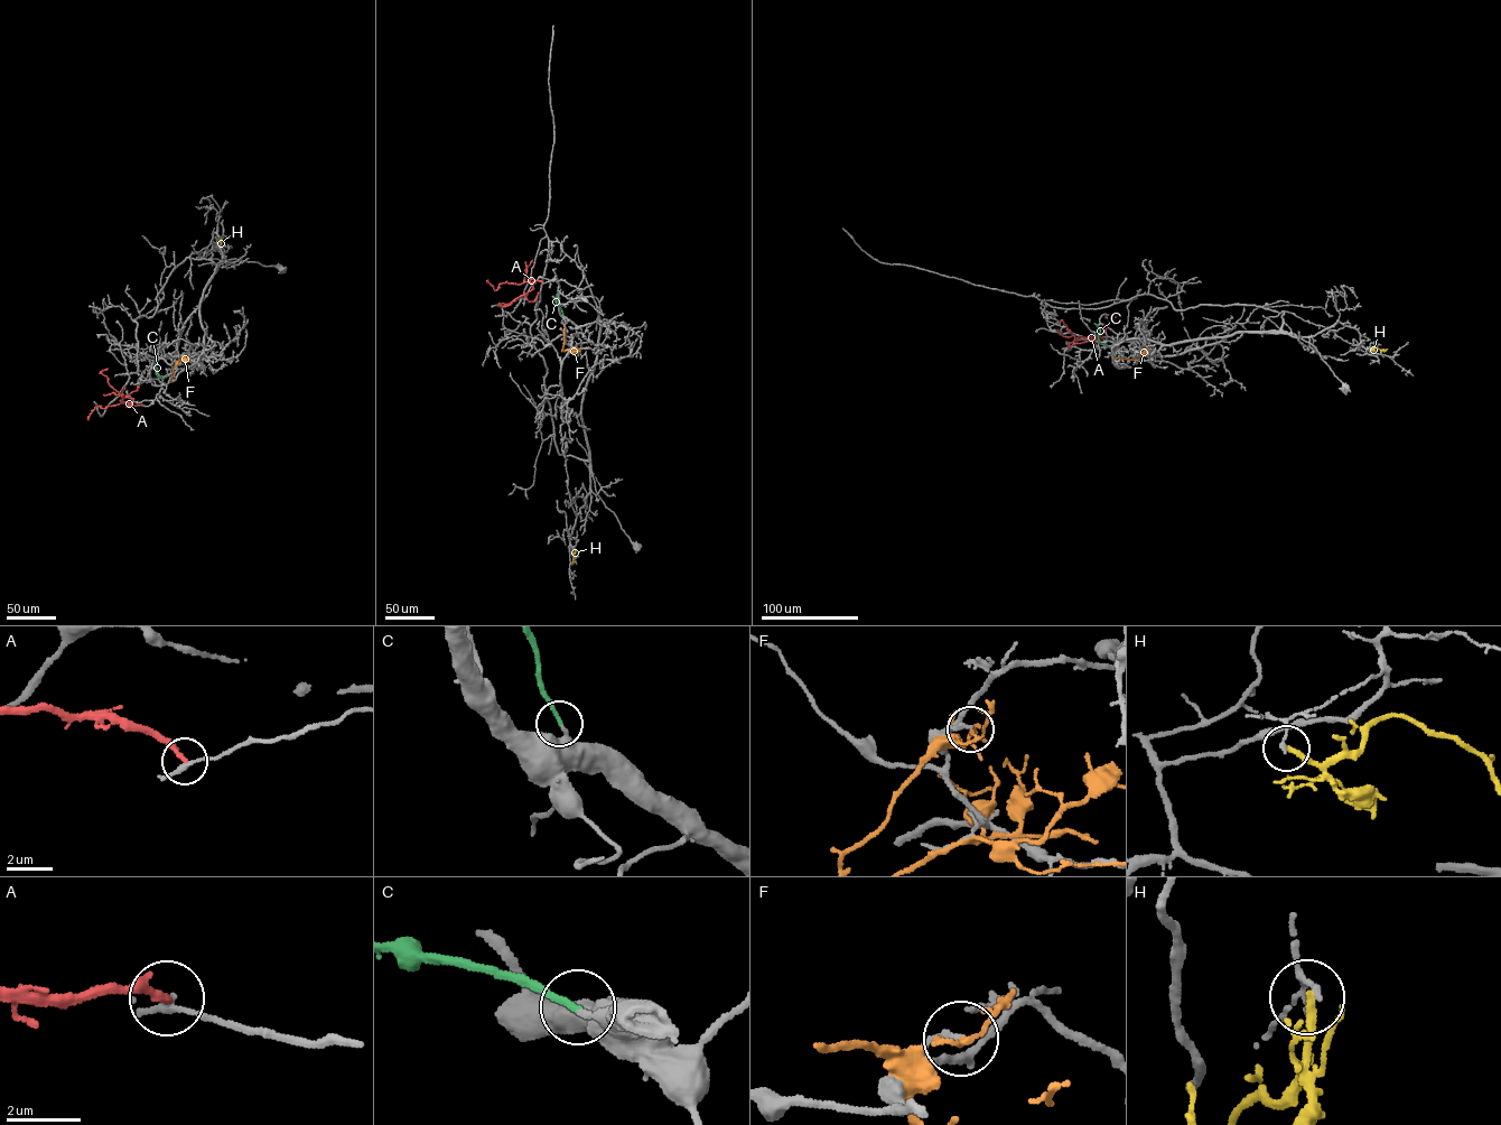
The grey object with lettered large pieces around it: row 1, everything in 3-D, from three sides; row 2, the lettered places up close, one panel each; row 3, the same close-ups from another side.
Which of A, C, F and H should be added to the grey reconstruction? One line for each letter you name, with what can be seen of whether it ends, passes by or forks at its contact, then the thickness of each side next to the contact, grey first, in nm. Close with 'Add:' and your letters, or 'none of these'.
C: It ends there. Thickness 280 nm (grey) against 180 nm
Add: C

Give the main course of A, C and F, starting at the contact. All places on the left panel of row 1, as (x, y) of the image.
A: (142, 405), (132, 406), (133, 399), (110, 387), (101, 372), (108, 369)
C: (167, 375), (158, 378), (155, 363)
F: (183, 355), (173, 368), (170, 382)

